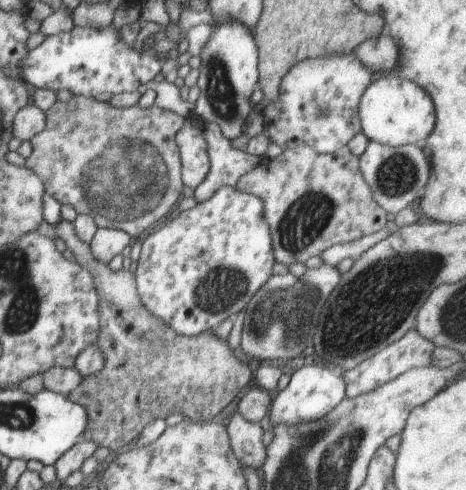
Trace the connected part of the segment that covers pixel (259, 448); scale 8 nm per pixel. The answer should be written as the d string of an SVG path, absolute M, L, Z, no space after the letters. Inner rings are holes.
M236 412L226 428L230 446L240 464L255 471L262 468L266 462L267 447L262 443L264 430L260 423L250 422Z

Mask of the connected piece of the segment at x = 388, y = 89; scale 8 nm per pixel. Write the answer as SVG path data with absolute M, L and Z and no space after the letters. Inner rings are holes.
M381 76L364 91L358 112L361 133L369 142L379 142L384 146L399 147L407 144L419 145L421 148L434 128L434 104L428 92L408 78L398 76Z

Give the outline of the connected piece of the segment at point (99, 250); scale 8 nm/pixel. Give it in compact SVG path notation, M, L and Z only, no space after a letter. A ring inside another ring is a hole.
M110 227L97 229L90 242L94 258L107 265L114 256L122 254L128 244L132 243L127 232Z

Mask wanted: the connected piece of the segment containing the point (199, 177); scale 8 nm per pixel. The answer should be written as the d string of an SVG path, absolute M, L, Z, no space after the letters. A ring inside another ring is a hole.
M187 117L175 141L180 153L183 187L188 186L195 191L204 182L211 166L204 132Z

